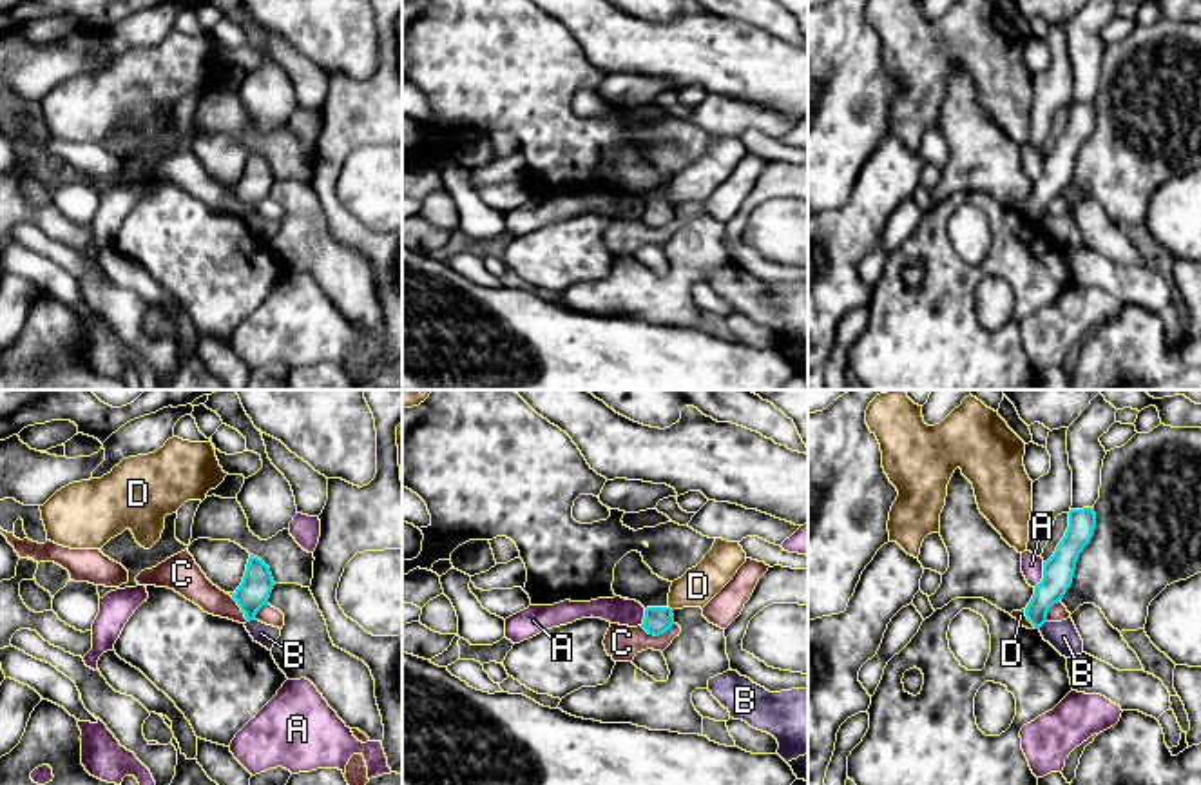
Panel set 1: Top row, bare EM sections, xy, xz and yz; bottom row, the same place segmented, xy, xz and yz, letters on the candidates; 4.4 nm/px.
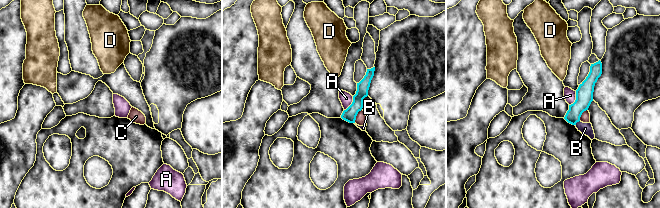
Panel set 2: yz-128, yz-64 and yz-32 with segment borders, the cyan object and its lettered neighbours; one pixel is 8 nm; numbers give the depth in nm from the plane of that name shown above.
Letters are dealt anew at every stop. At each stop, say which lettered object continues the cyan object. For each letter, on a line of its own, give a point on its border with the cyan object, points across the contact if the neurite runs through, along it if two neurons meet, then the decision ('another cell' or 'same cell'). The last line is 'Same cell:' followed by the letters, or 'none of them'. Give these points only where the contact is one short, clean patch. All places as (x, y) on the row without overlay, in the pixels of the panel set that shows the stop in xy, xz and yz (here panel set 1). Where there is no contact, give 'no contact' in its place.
A: meets cyan in yz at (1044, 169); border along yz (1044, 156), (1044, 171), (1035, 182); another cell
B: meets cyan in yz at (1042, 218); border along yz (1046, 214), (1038, 222); another cell
C: meets cyan in xz at (656, 229); border along xz (674, 218), (658, 229), (649, 229), (640, 220); another cell
D: meets cyan in yz at (1028, 213); same cell
Same cell: D

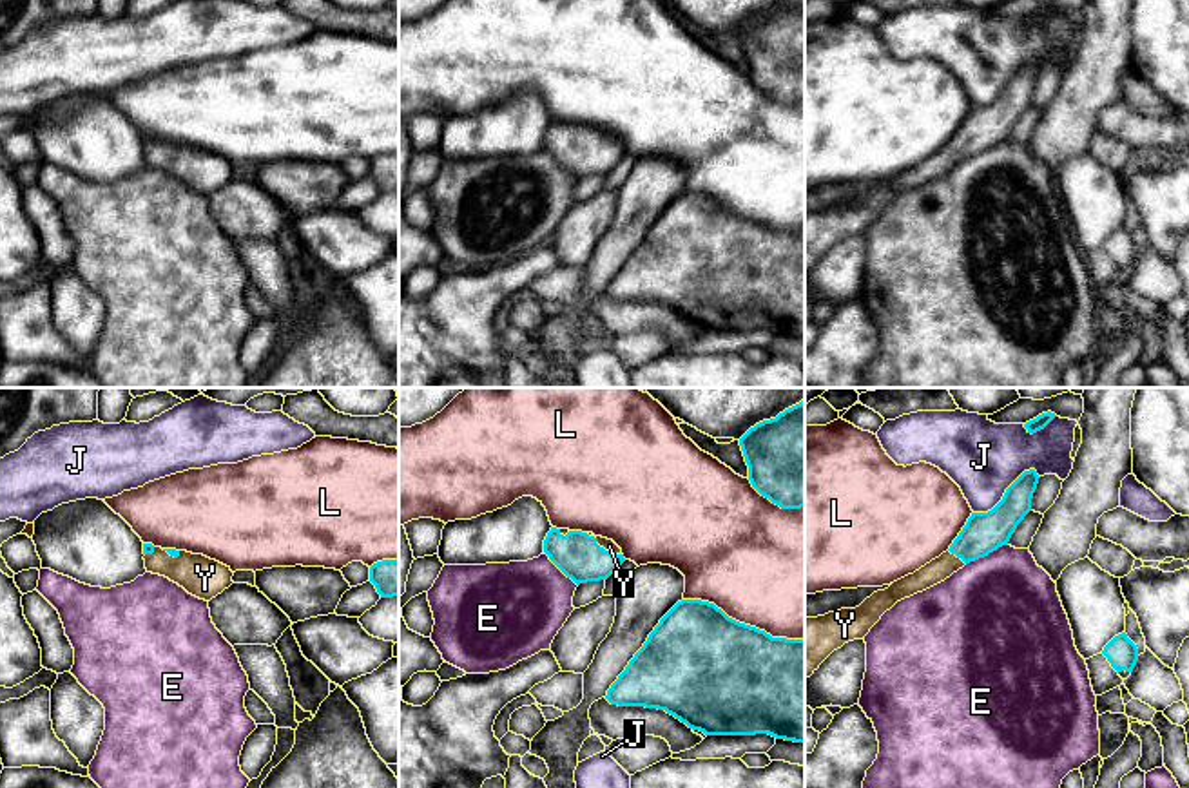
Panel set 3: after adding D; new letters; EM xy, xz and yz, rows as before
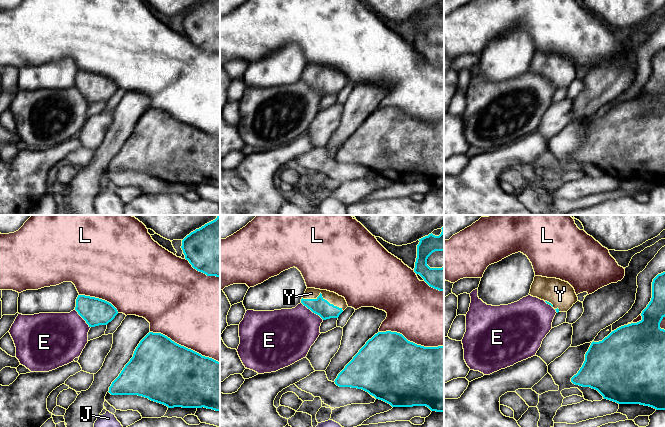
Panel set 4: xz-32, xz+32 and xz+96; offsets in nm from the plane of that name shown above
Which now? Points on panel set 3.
E: meets cyan in yz at (986, 149); another cell
J: meets cyan in yz at (1005, 87); another cell
L: meets cyan in xz at (744, 218); another cell
Y: meets cyan in xz at (602, 142); runs through xz (577, 149), (595, 149), (602, 142), (609, 140); same cell
Same cell: Y

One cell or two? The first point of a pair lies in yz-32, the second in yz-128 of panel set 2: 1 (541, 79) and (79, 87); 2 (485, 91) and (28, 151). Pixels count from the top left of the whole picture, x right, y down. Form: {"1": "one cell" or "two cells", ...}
{"1": "two cells", "2": "one cell"}

